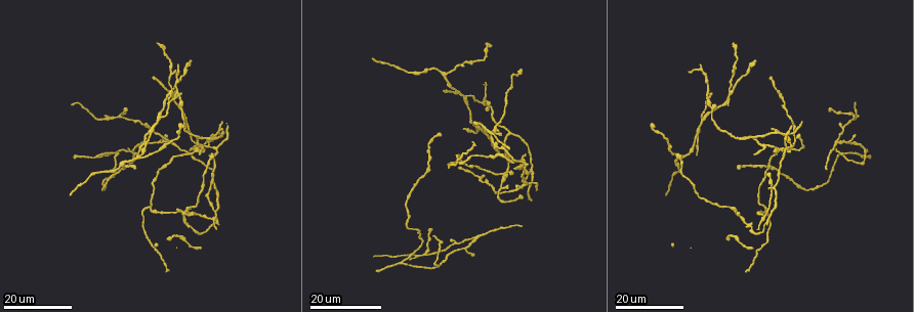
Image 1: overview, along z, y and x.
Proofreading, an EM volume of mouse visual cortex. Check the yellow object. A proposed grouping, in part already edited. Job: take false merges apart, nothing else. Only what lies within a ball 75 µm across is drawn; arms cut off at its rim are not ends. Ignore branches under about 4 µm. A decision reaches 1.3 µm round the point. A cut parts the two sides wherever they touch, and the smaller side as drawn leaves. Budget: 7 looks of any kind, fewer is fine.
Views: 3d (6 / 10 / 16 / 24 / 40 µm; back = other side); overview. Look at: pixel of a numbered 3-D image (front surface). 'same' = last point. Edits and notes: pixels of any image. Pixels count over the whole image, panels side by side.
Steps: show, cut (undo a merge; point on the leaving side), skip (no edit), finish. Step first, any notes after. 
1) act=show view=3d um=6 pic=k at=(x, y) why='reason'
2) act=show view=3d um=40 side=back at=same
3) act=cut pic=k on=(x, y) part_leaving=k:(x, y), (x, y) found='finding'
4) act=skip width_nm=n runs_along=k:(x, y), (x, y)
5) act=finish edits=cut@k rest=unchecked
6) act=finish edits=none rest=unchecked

act=show view=3d um=16 pic=1 at=(518, 189) why='three arms meet'

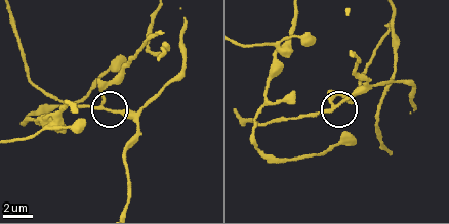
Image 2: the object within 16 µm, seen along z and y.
act=show view=3d um=10 pic=2 at=(329, 108) why='zoom in'

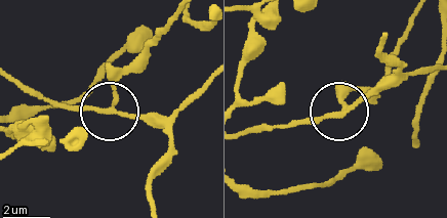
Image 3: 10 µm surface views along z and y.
act=cut pic=3 on=(113, 80) width_nm=170 part_leaving=3:(114, 110), (116, 82), (176, 13) found='two neurons meet here'

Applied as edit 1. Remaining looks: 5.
act=show view=3d um=24 pic=1 at=(478, 239) why='branch point'

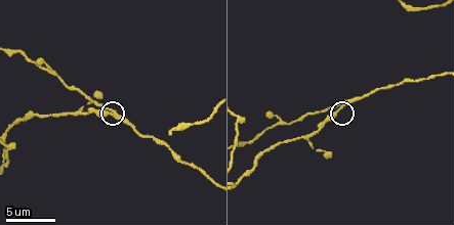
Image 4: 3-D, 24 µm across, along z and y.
act=show view=3d um=10 pic=4 at=(107, 111) why='closer look'

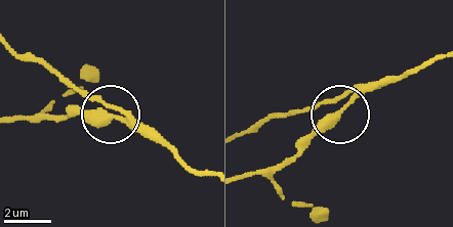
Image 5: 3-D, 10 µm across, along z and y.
act=skip found='continuous, no second neuron'

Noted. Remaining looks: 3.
act=show view=3d um=24 pic=1 at=(854, 115) why='side arm on a straight run'

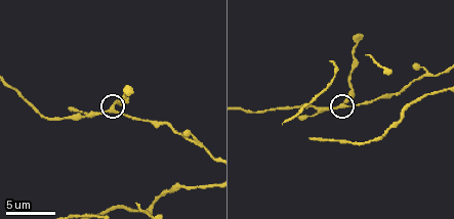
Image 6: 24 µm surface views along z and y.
act=show view=3d um=6 pic=6 at=(341, 104) why='zoom in'

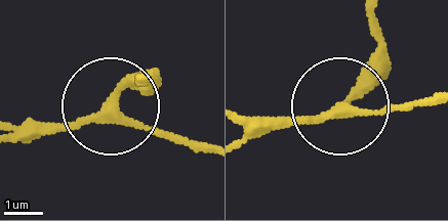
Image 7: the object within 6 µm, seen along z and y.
act=show view=3d um=6 side=back pic=7 at=(340, 108)

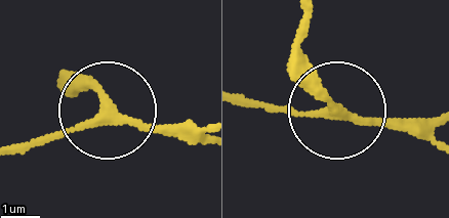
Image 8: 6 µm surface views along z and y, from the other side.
act=skip width_nm=230 found='one neuron here'

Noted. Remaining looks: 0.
act=finish edits=cut@3 rest=unchecked

